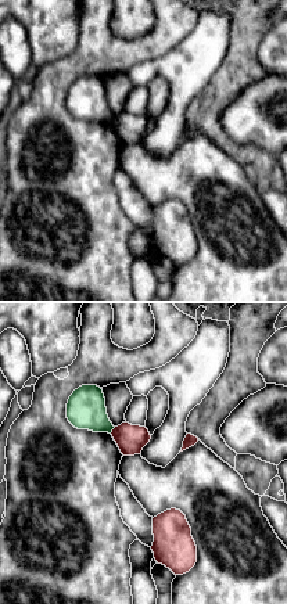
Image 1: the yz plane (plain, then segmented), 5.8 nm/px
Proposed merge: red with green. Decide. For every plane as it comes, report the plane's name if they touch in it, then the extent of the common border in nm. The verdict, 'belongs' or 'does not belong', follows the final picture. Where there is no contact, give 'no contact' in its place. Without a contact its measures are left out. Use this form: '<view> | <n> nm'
yz | 50 nm

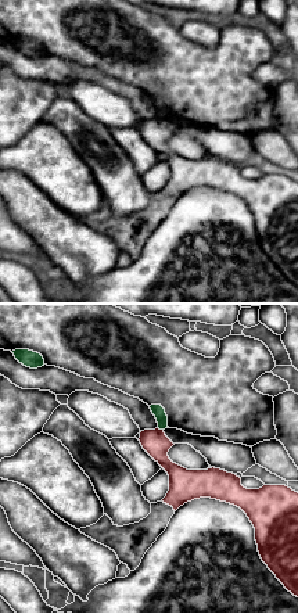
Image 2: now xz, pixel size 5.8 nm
xz | 40 nm

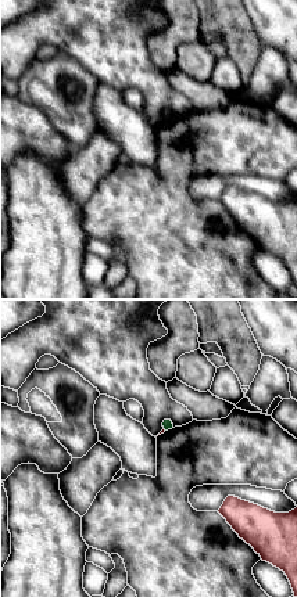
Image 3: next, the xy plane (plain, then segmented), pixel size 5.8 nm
no contact

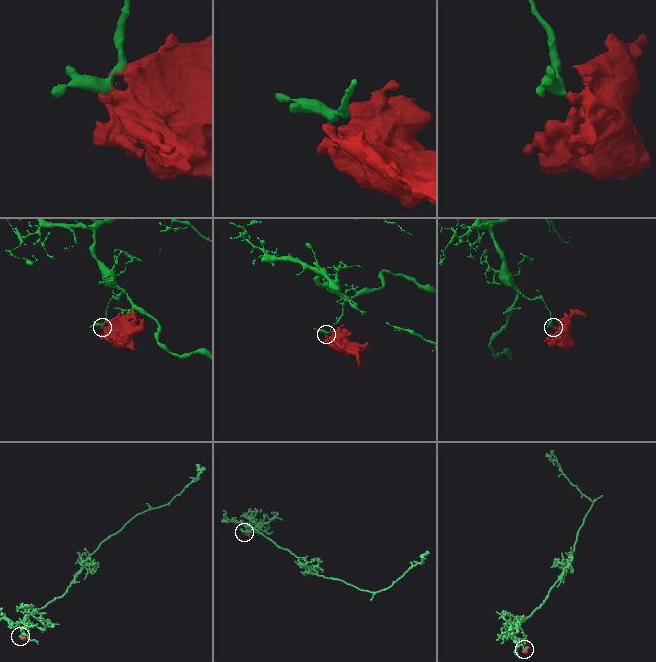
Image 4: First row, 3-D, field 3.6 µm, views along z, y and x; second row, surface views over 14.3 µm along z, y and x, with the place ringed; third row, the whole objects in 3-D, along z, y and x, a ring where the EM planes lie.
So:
does not belong

